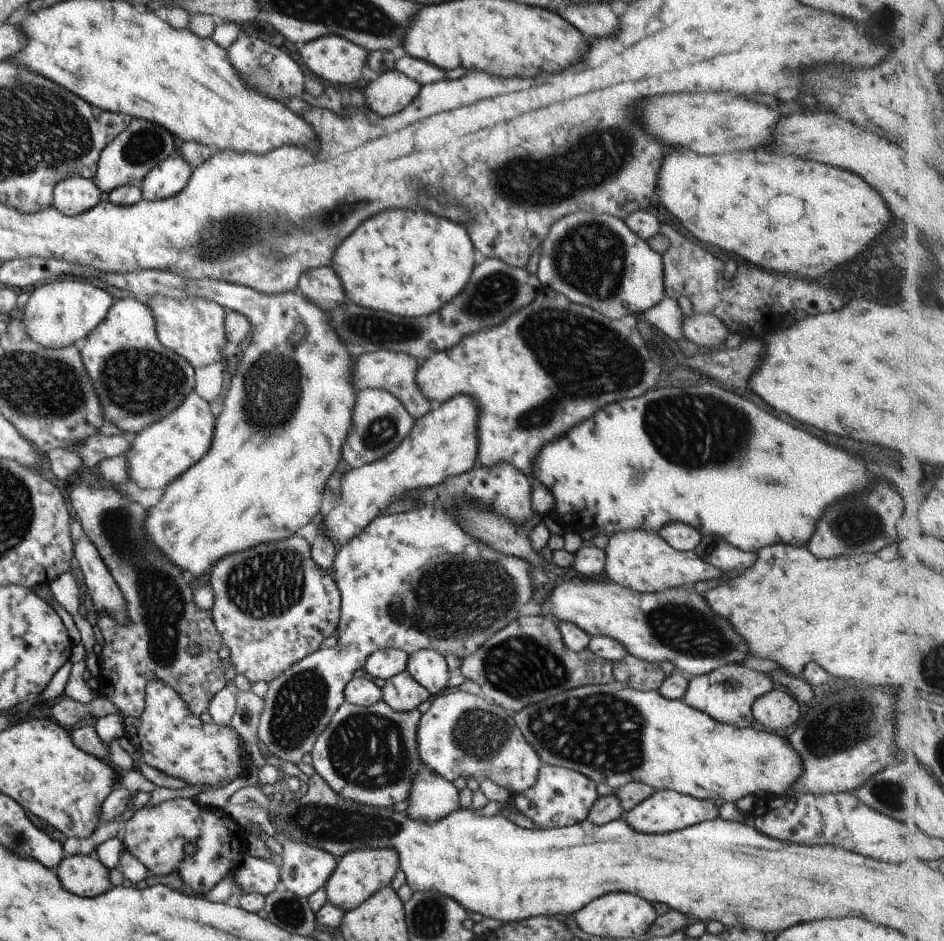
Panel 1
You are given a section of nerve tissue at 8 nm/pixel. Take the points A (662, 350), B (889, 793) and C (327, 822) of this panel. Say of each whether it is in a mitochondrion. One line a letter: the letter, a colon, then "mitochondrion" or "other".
A: mitochondrion
B: mitochondrion
C: mitochondrion

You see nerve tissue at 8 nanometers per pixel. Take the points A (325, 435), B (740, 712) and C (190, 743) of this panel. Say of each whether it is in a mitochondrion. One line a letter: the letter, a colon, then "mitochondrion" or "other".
A: other
B: other
C: other

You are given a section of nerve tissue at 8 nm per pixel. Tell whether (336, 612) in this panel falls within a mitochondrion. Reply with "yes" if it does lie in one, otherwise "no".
no

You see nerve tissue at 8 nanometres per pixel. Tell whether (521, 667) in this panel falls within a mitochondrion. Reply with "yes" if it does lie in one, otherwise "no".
yes

